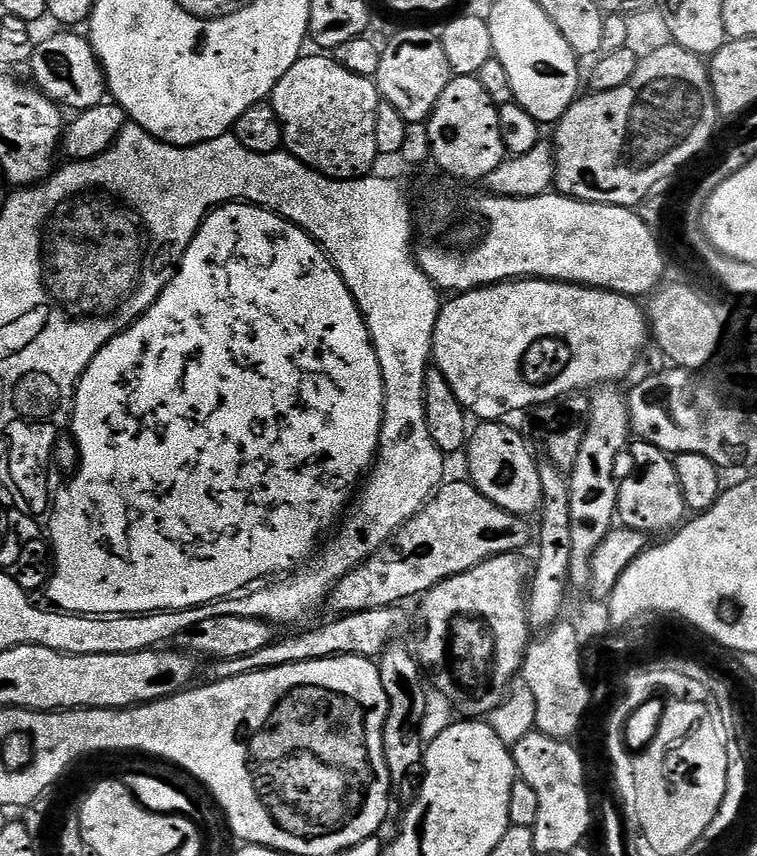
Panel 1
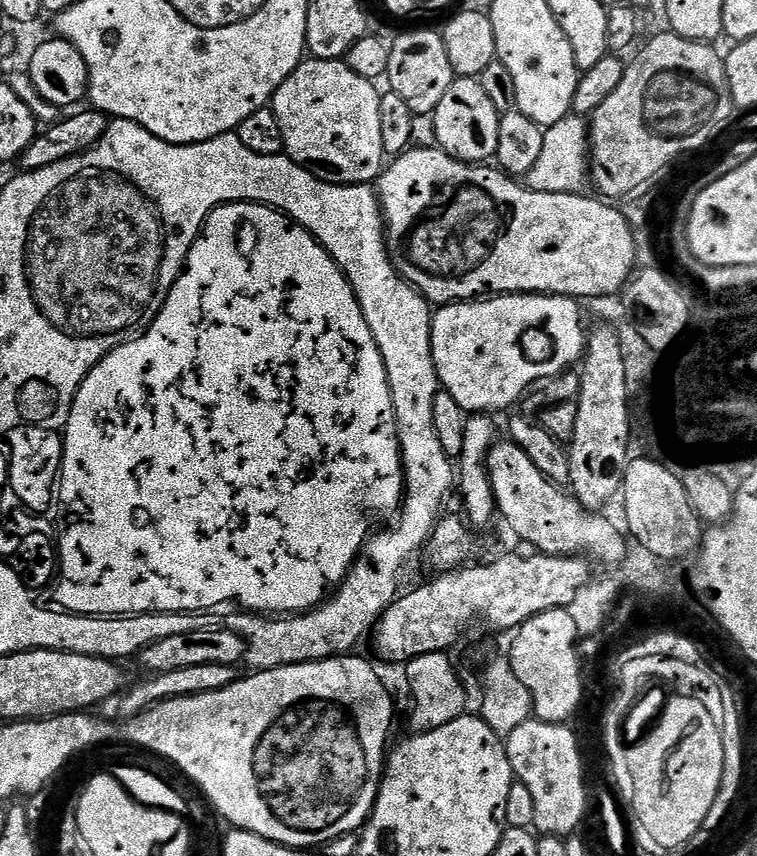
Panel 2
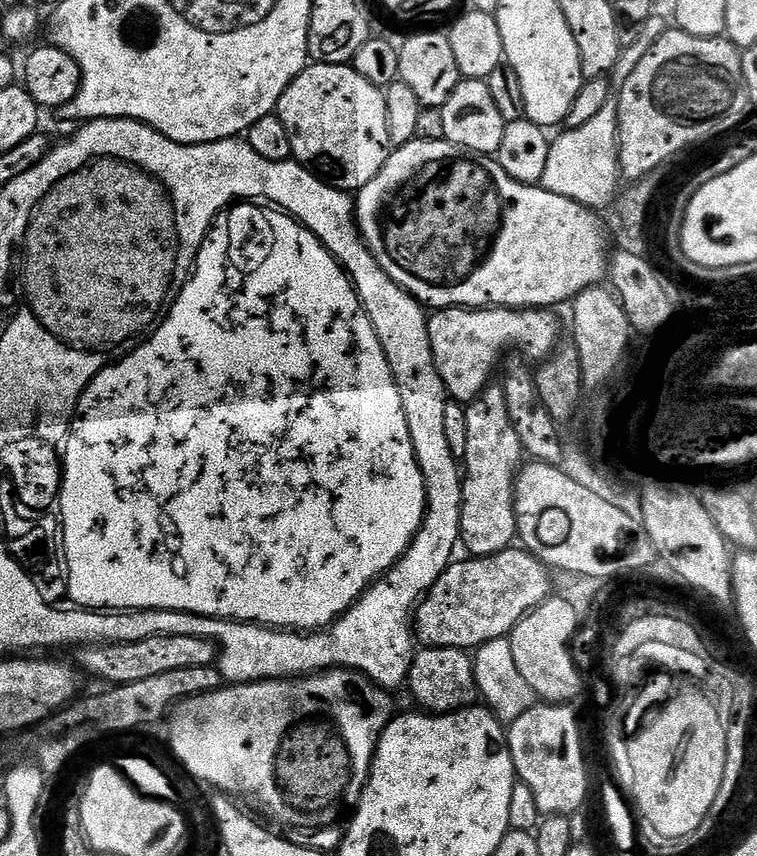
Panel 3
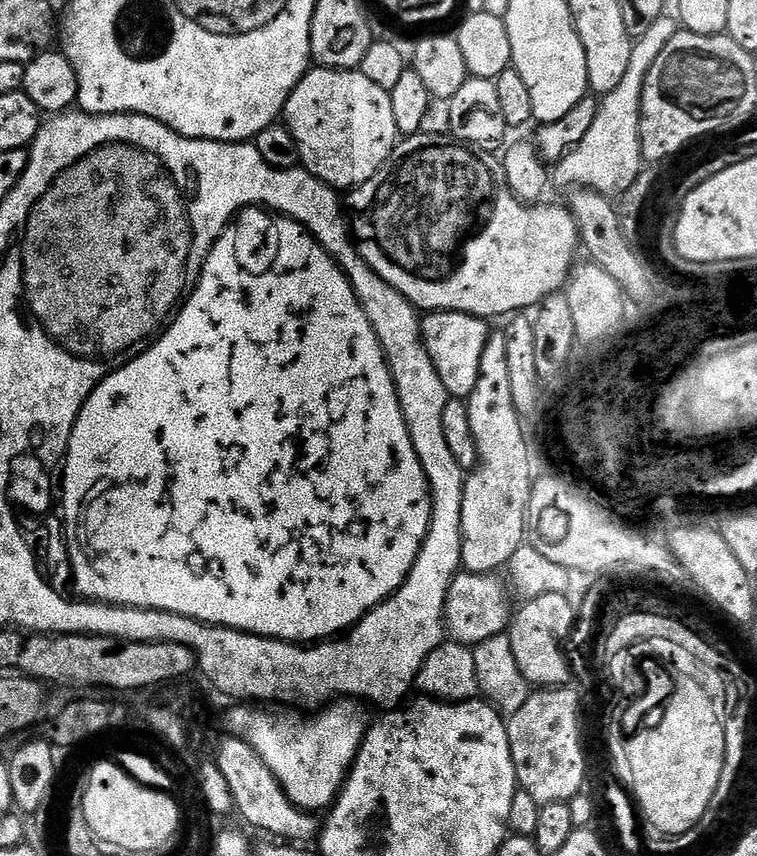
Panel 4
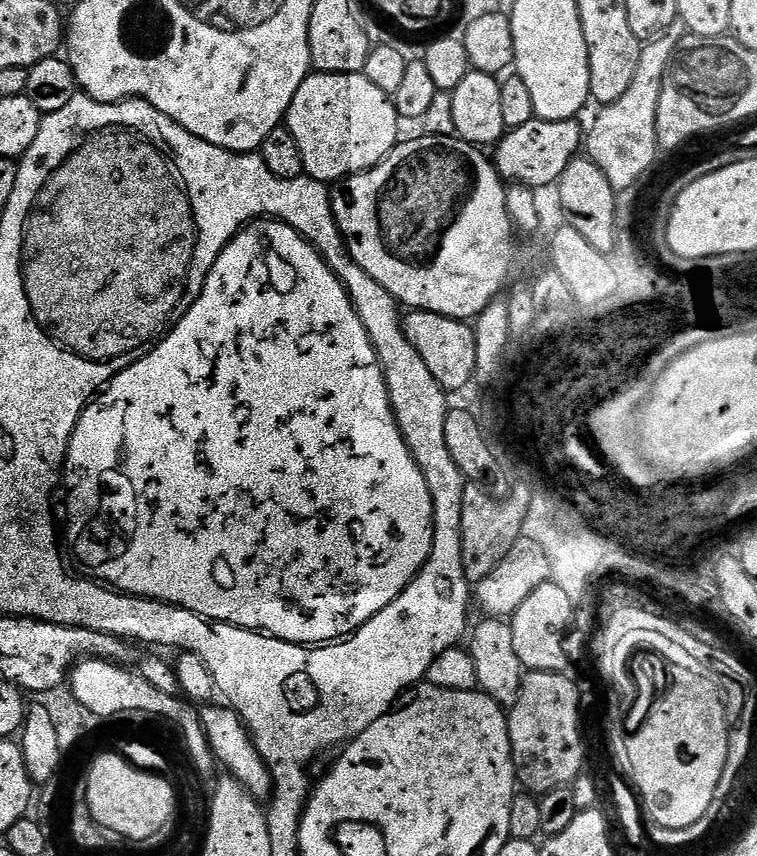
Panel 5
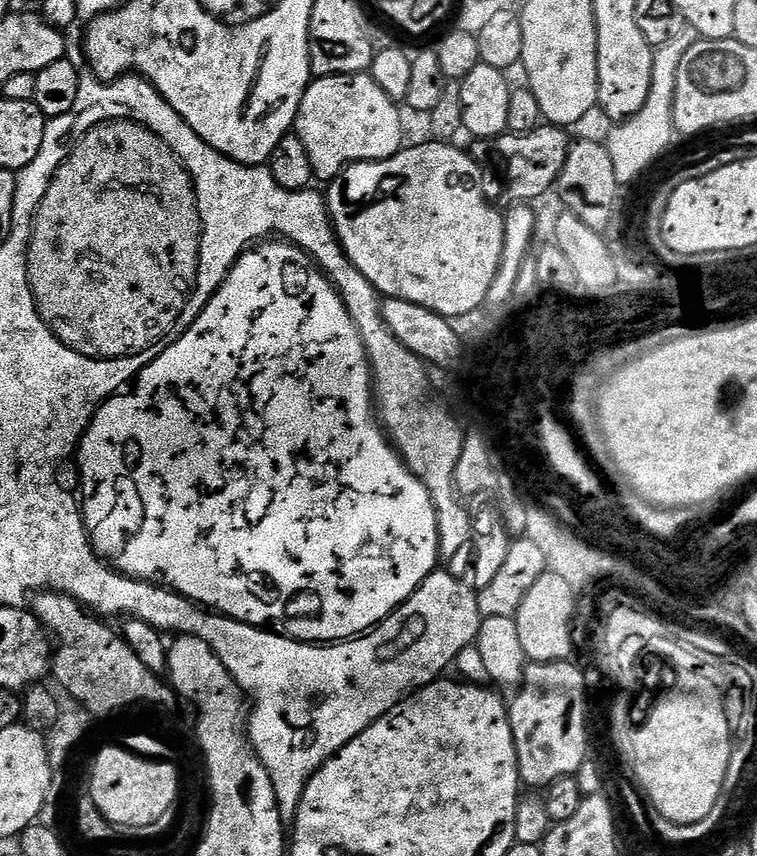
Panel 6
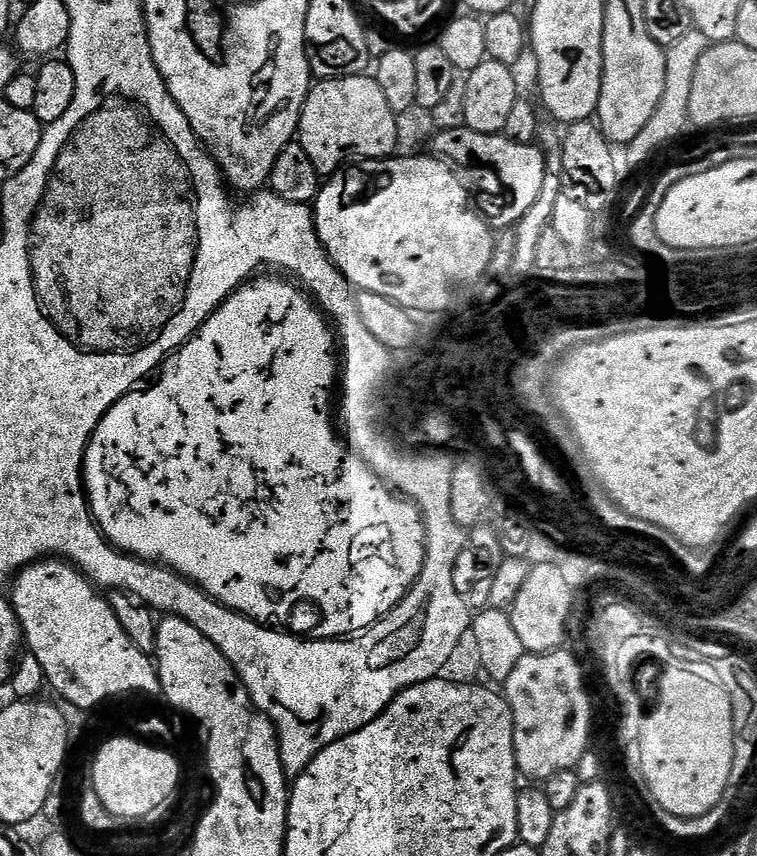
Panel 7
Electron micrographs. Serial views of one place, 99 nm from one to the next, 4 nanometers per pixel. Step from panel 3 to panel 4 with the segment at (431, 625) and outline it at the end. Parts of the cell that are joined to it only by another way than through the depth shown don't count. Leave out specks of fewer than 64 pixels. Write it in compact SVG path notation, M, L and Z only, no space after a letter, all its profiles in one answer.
M457 572L454 582L448 591L444 607L446 632L453 641L475 646L486 642L486 638L503 636L509 631L510 621L514 615L514 604L508 601L509 589L505 581L496 574L482 572Z

